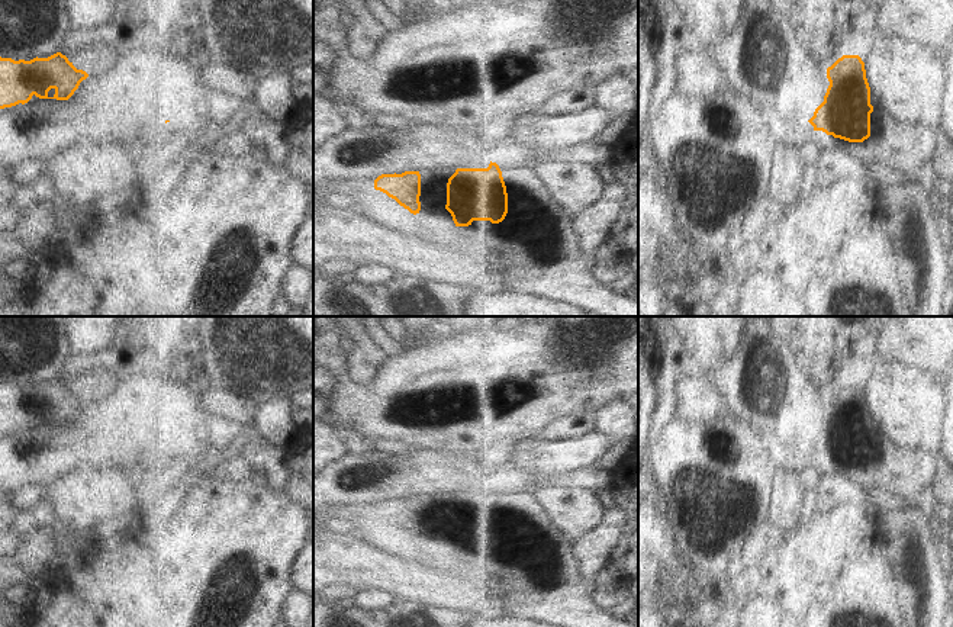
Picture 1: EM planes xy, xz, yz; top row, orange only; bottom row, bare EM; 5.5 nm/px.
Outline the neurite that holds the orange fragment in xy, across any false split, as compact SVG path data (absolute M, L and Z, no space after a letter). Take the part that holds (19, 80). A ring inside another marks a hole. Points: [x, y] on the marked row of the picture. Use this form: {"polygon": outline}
{"polygon": "M61 52L30 61L0 57L0 109L25 104L33 94L68 100L87 77Z"}

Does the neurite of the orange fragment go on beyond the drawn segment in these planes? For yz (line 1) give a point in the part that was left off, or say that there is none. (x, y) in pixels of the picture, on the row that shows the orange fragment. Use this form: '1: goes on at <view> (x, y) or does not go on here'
1: does not go on here

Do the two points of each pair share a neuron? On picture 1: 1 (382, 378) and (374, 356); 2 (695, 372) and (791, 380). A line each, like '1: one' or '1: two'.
1: two
2: one

